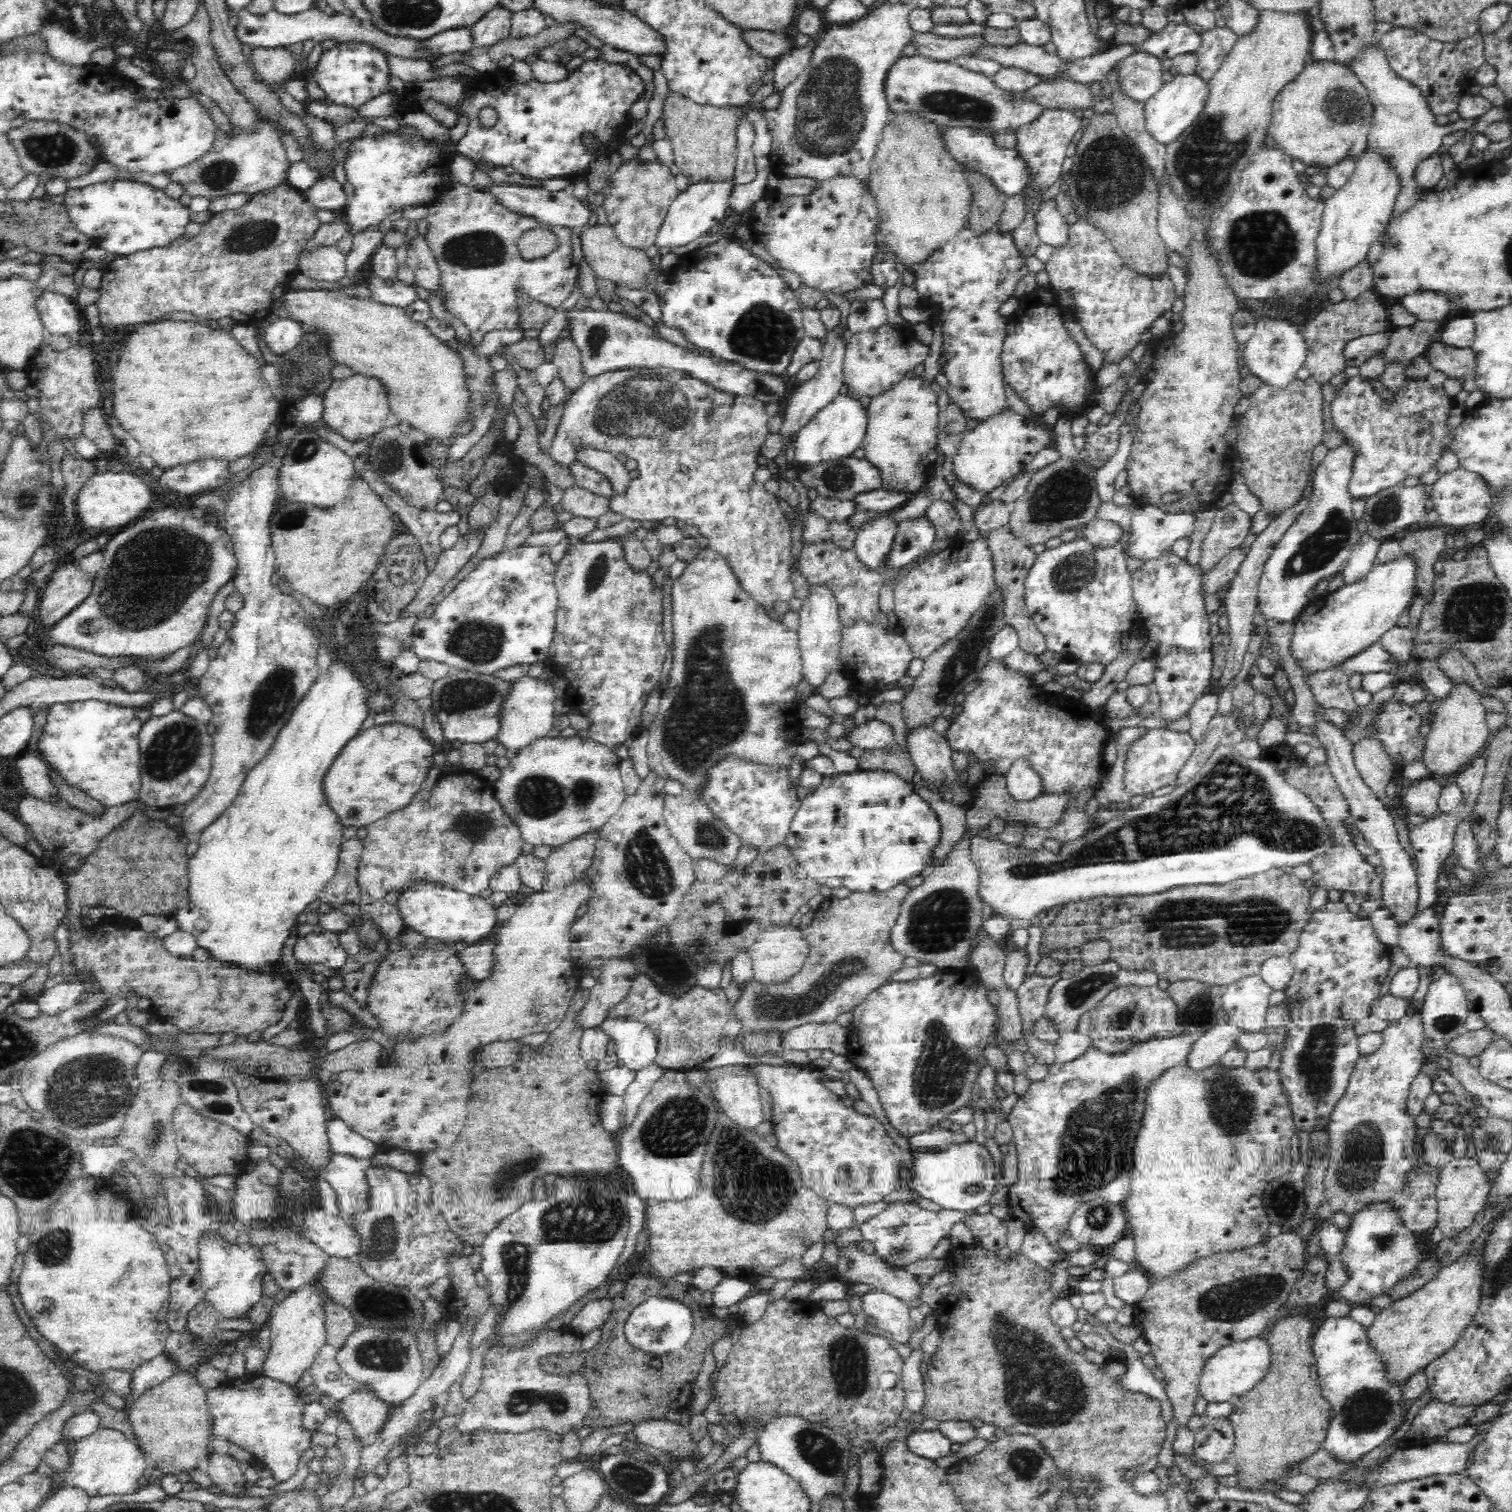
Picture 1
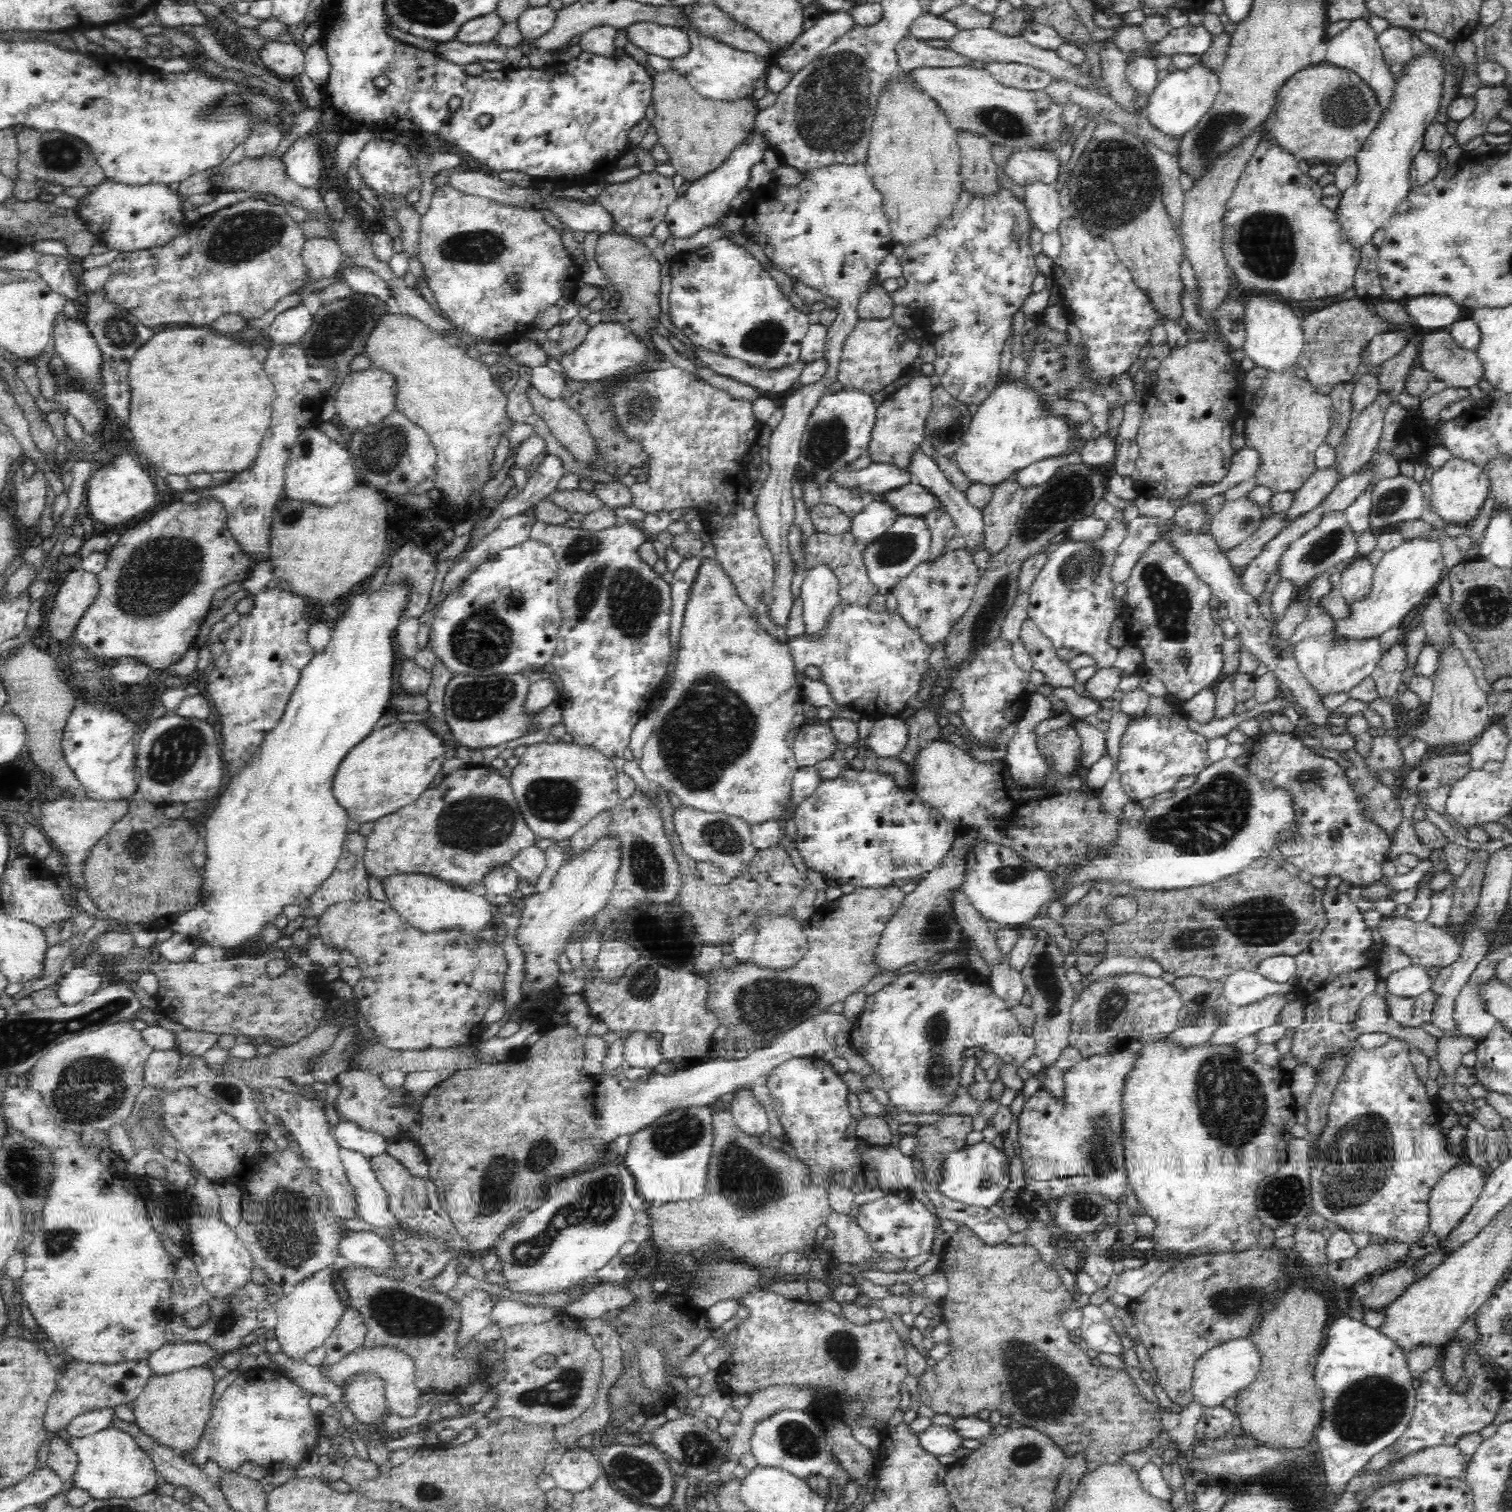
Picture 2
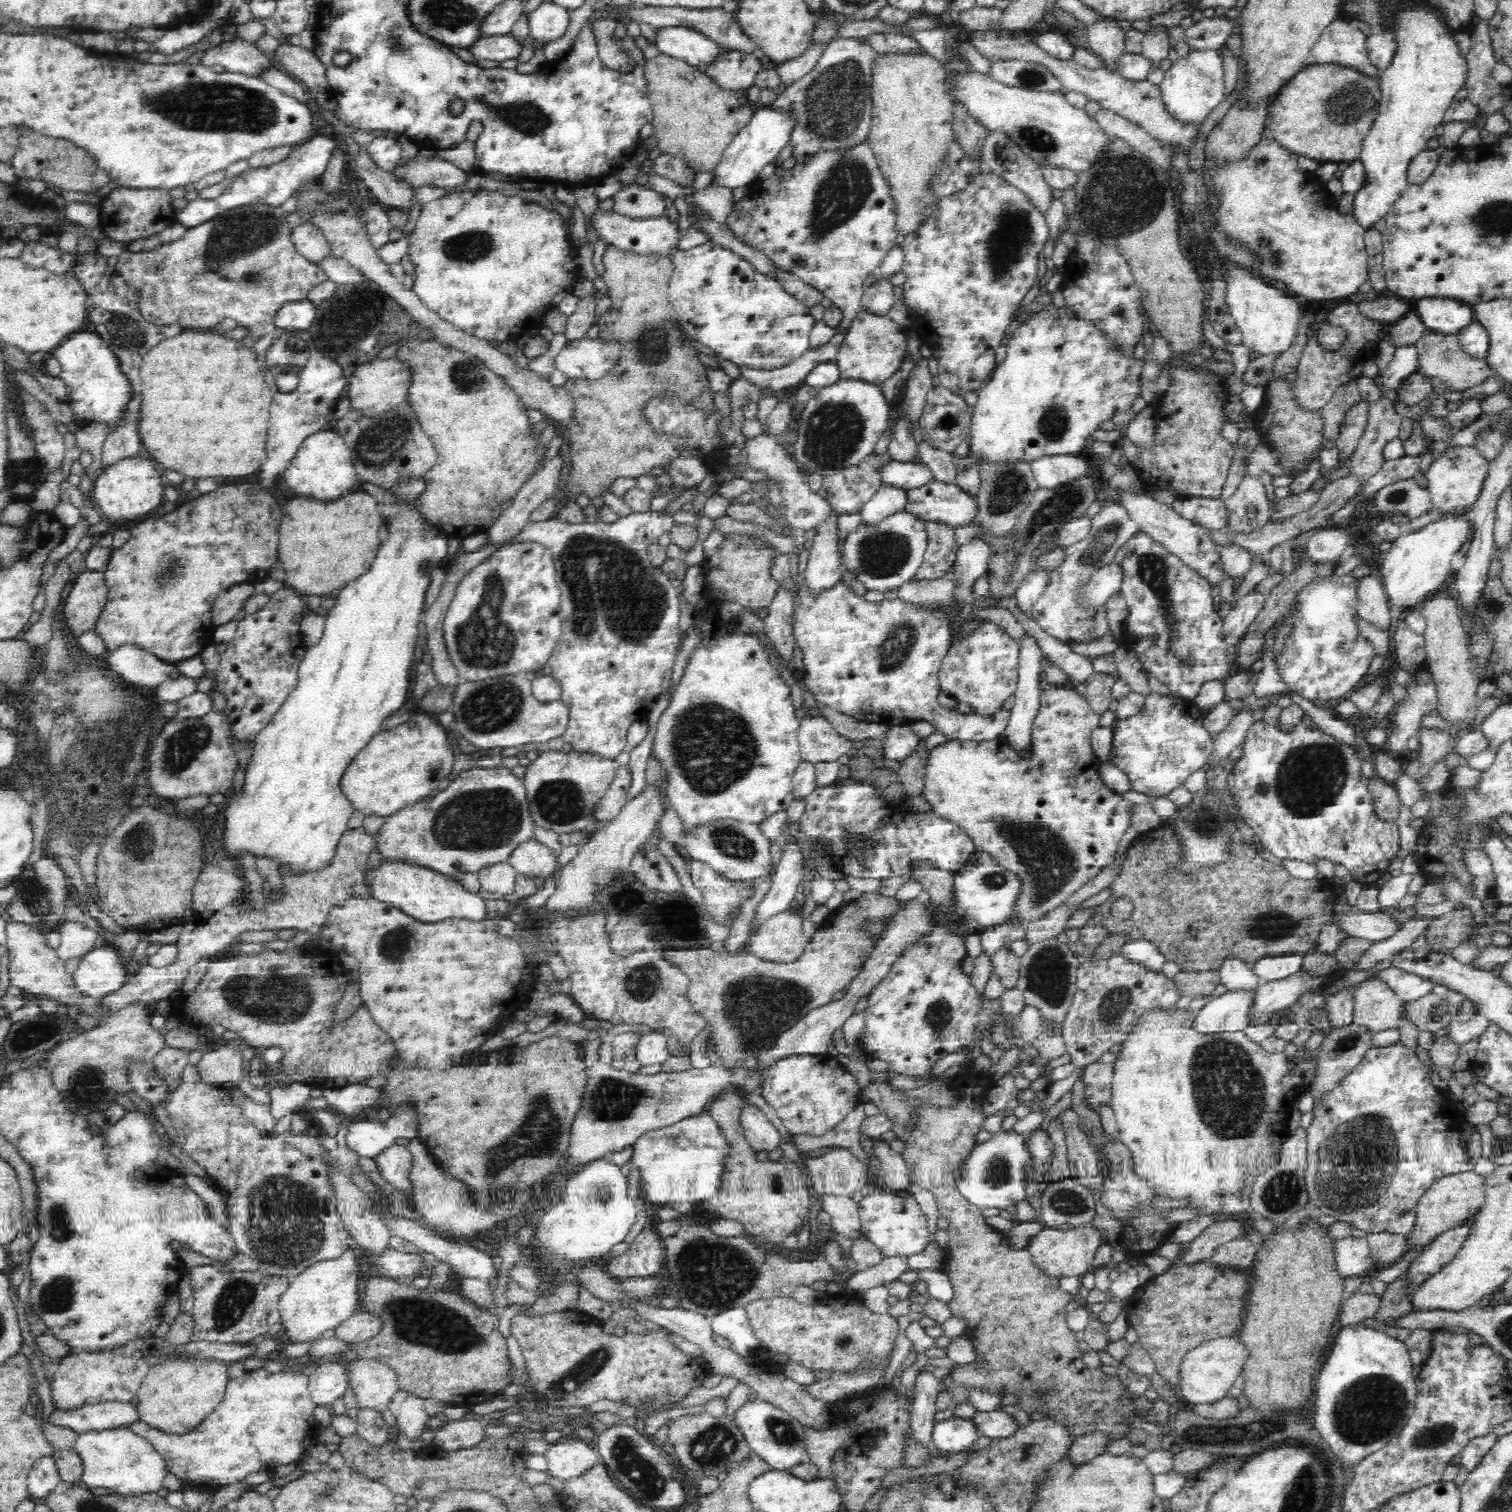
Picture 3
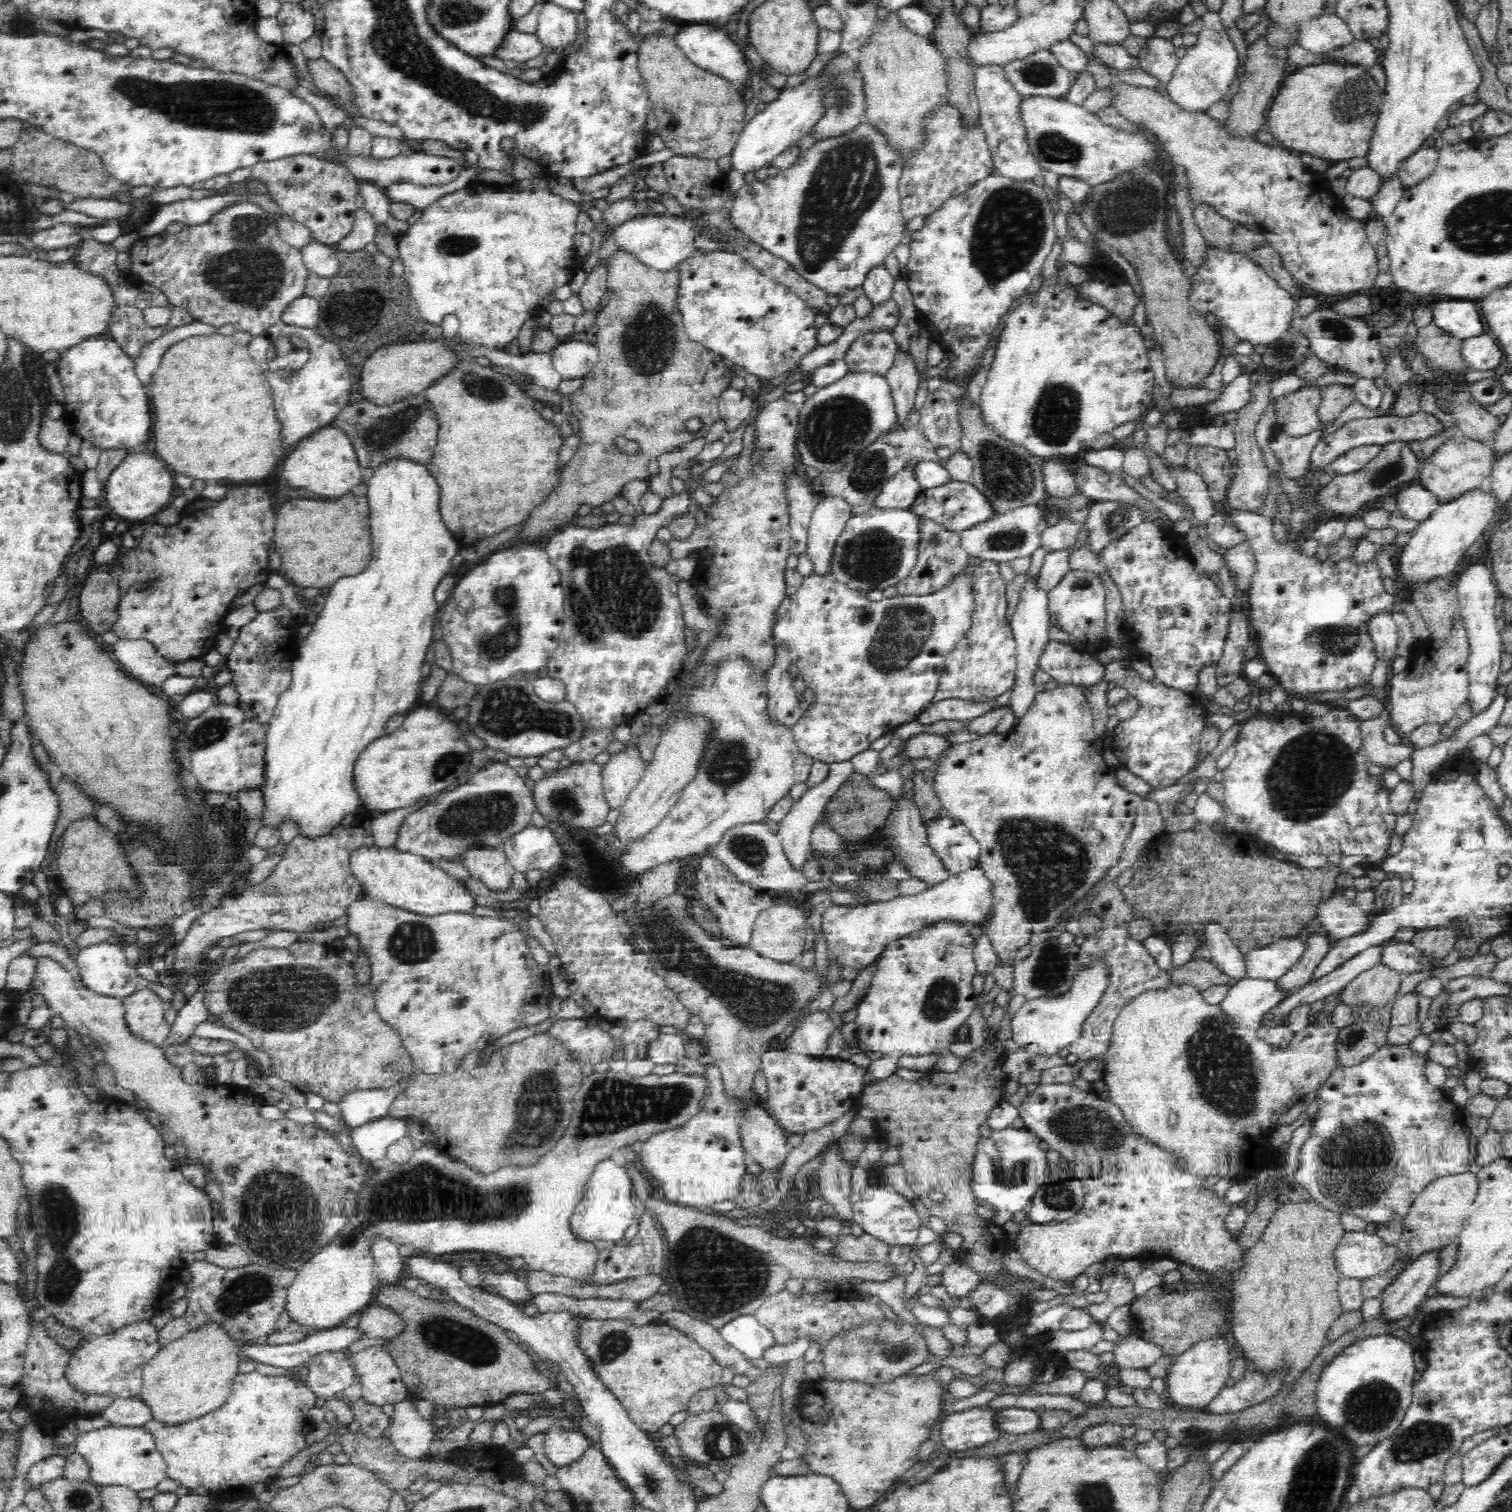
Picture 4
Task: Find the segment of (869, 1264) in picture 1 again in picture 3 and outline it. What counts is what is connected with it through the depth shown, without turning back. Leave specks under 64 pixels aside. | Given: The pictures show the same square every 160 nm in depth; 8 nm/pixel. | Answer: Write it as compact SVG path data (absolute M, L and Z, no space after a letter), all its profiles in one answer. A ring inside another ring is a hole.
M820 1195L820 1206L830 1214L833 1234L841 1234L852 1241L861 1235L858 1205L852 1197Z

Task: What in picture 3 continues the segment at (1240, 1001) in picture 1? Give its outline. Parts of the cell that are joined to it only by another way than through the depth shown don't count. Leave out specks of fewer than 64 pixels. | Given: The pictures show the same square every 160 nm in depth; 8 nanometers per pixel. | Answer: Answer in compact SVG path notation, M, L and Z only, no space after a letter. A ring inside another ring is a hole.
M1228 955L1219 966L1218 973L1227 990L1256 989L1261 983L1251 965L1236 955Z

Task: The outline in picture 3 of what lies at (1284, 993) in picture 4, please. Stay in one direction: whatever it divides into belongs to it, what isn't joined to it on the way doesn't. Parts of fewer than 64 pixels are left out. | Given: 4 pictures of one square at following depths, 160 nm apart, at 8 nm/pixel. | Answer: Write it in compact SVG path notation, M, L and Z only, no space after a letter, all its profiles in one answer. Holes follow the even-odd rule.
M1256 989L1227 990L1226 994L1210 998L1196 1014L1196 1030L1198 1033L1216 1034L1216 1032L1238 1032L1250 1026L1250 1010L1256 1002Z

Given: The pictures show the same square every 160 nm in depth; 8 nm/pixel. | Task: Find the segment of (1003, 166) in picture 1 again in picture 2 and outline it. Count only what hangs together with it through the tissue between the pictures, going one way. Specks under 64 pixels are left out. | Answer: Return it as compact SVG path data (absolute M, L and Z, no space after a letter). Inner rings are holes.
M1022 150L1011 154L1004 172L1016 184L1040 180L1051 186L1060 180L1058 154L1050 150Z

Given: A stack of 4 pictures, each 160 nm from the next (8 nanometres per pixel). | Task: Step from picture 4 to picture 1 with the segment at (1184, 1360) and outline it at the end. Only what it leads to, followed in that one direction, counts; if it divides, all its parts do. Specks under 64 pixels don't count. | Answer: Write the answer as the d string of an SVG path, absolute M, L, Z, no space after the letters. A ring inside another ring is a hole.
M1260 1336L1243 1341L1232 1341L1230 1344L1217 1350L1210 1358L1205 1360L1200 1373L1199 1396L1206 1402L1226 1402L1243 1396L1252 1390L1270 1368L1270 1349L1265 1339Z

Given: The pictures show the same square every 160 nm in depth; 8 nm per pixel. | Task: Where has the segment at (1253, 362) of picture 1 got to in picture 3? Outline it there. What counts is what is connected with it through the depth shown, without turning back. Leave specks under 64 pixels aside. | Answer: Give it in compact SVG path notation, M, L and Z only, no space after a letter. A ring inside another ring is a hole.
M1222 260L1218 263L1226 282L1224 303L1242 334L1241 344L1250 352L1254 351L1261 356L1286 352L1296 338L1300 322L1301 311L1294 296L1285 296L1278 288L1268 284L1268 280L1245 267L1230 265Z

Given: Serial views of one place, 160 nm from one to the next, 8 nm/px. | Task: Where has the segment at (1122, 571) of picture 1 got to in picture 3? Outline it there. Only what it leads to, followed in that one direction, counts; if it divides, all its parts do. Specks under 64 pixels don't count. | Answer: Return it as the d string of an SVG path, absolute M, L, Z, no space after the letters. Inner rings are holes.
M1108 501L1091 518L1091 527L1088 534L1080 541L1066 549L1064 564L1053 570L1051 582L1044 588L1040 598L1030 610L1031 617L1040 624L1042 630L1064 642L1084 642L1089 639L1088 634L1094 630L1094 618L1087 610L1081 610L1075 600L1077 592L1083 582L1088 582L1090 574L1094 574L1100 567L1110 564L1114 560L1116 551L1136 532L1139 526L1130 518L1128 511L1121 504Z

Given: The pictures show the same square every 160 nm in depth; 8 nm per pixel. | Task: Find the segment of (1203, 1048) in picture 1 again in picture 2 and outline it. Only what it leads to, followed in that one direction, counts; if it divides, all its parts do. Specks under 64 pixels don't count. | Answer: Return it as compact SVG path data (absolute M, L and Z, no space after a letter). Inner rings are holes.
M1269 994L1257 1001L1239 1007L1229 1007L1225 1024L1220 1026L1208 1043L1232 1043L1242 1037L1257 1034L1263 1028L1272 1026L1280 1020L1280 1012L1288 1004L1283 994Z

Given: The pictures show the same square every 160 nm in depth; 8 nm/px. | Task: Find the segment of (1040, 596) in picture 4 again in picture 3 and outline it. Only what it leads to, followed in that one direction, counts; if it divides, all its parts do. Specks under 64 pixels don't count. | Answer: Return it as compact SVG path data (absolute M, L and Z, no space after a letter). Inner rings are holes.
M1023 631L1022 636L1017 640L1019 646L1019 661L1017 664L1017 687L1014 693L1014 705L1009 710L1009 720L1002 736L1008 742L1010 747L1014 747L1018 753L1025 755L1029 751L1031 745L1030 727L1035 714L1038 714L1040 689L1040 676L1043 676L1042 670L1042 654L1040 645L1036 643L1034 635L1030 635L1028 631Z

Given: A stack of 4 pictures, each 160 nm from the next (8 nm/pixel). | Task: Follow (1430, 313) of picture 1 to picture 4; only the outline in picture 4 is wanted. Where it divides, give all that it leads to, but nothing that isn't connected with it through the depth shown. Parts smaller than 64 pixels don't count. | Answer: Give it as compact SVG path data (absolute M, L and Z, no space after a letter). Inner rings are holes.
M1448 300L1433 305L1433 323L1463 342L1488 333L1474 302Z

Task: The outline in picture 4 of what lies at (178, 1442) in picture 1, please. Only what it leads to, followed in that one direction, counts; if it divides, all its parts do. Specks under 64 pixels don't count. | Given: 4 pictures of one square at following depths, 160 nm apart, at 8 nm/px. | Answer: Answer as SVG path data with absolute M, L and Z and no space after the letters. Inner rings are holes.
M208 1322L158 1349L150 1362L144 1365L143 1388L138 1398L152 1409L152 1418L160 1419L162 1422L183 1423L198 1418L216 1410L229 1398L241 1360L240 1342L236 1341L220 1322Z

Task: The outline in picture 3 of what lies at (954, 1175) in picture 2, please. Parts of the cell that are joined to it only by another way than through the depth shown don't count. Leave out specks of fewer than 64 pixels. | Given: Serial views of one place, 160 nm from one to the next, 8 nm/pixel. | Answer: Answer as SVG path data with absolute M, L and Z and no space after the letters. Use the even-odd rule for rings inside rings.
M1012 1129L1008 1132L998 1131L983 1143L977 1144L972 1154L960 1168L958 1190L979 1209L998 1208L1004 1210L1026 1199L1026 1182L1028 1178L1035 1178L1032 1168L1032 1153L1026 1147L1026 1138L1016 1134Z

